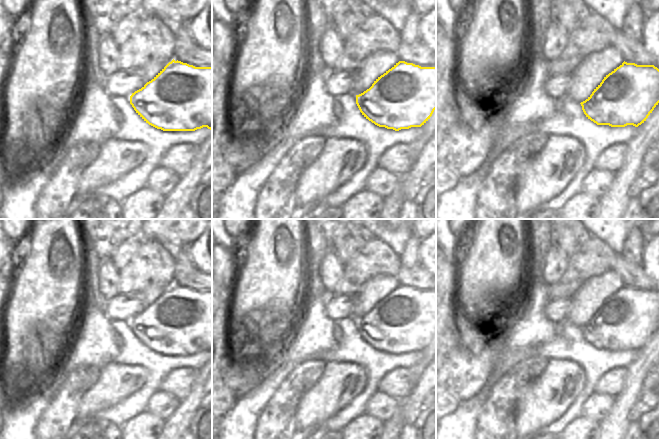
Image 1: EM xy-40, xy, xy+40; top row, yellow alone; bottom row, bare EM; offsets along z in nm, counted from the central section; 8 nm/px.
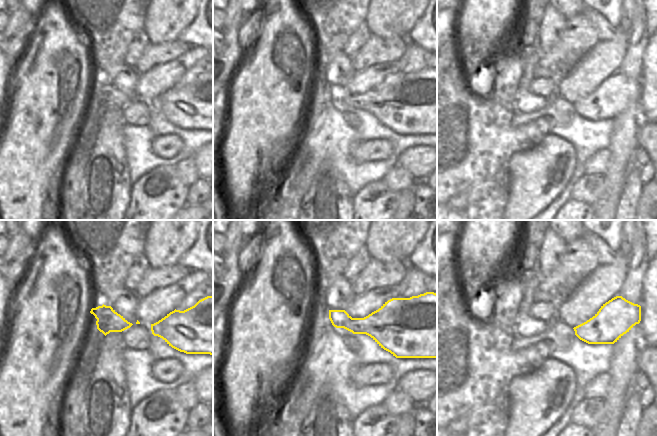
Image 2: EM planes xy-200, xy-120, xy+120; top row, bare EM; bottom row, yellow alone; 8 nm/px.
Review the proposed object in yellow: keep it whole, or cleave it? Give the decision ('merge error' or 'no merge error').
no merge error

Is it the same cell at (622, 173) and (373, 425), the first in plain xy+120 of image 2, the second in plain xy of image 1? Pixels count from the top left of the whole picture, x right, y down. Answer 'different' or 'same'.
different

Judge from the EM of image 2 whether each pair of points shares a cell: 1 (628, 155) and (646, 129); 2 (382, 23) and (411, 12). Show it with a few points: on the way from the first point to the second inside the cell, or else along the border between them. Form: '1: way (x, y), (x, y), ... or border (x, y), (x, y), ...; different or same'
1: border (636, 134), (636, 142), (639, 147); different
2: way (389, 16), (393, 12), (404, 12); same

